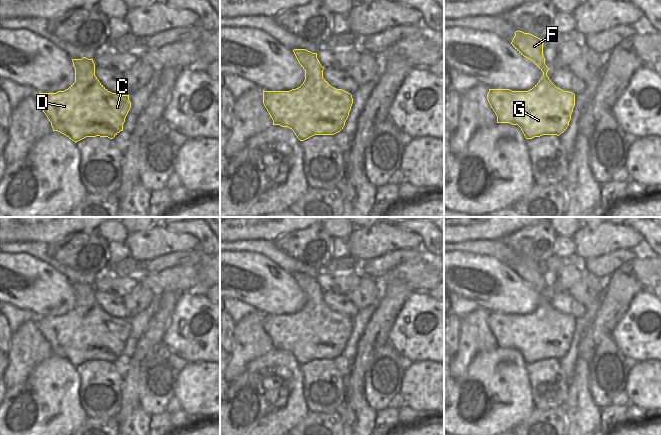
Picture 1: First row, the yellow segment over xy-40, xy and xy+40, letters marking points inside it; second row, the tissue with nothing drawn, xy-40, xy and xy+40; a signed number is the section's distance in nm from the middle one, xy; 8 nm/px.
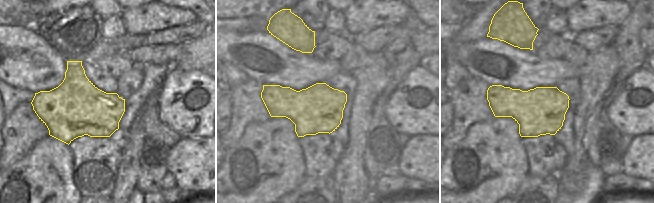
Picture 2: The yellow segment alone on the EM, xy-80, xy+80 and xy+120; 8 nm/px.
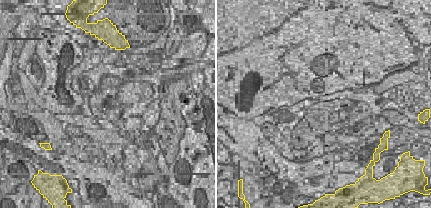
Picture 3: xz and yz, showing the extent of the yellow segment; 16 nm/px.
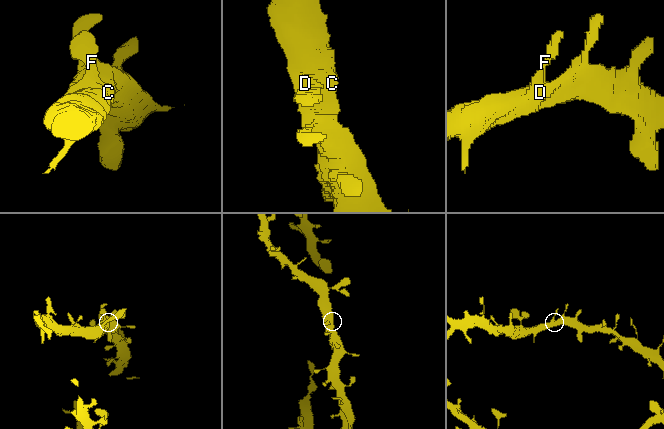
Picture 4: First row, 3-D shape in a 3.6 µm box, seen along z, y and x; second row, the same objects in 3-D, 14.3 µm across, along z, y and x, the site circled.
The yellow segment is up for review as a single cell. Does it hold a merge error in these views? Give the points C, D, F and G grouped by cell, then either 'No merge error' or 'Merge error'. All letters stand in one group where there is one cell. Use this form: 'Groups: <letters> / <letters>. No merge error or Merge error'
Groups: C D F G. No merge error.

